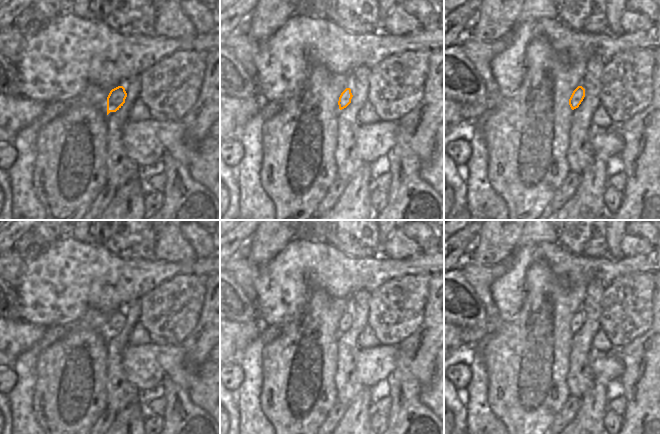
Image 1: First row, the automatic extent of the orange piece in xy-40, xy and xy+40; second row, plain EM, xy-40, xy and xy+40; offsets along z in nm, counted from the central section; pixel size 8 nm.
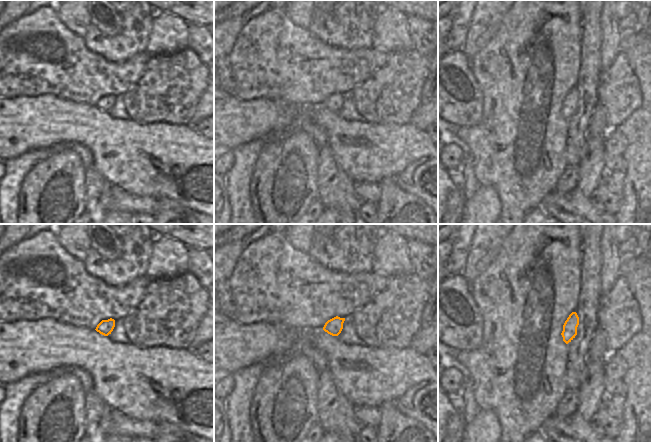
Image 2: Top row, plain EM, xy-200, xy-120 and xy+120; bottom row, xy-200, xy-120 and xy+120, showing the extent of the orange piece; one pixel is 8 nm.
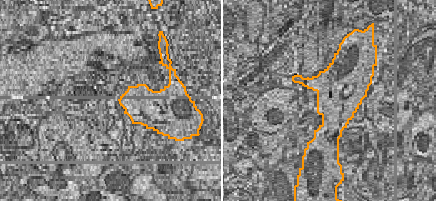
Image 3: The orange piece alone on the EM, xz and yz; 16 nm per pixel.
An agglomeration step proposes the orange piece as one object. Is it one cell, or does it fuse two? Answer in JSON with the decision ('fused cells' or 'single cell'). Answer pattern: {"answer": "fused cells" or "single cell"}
{"answer": "single cell"}

